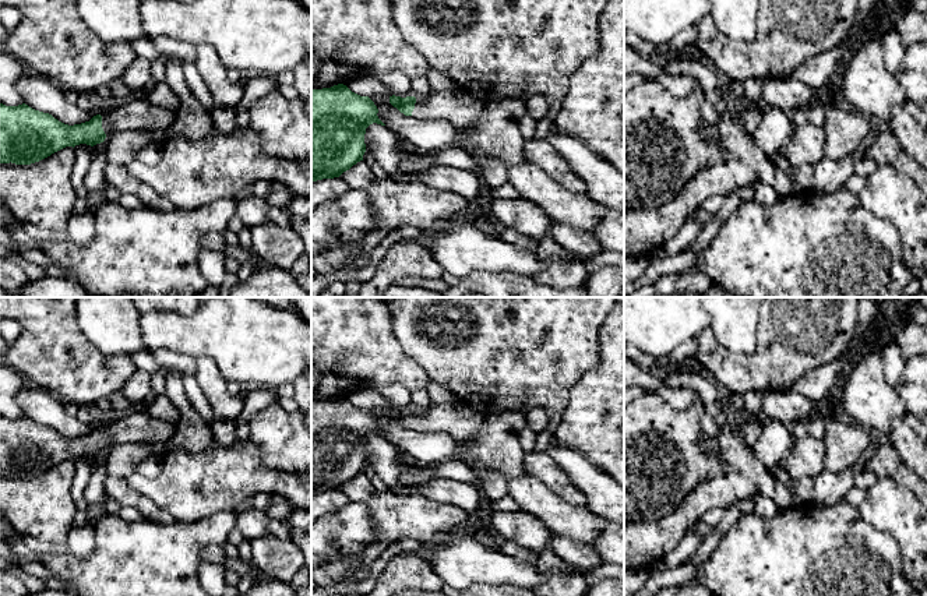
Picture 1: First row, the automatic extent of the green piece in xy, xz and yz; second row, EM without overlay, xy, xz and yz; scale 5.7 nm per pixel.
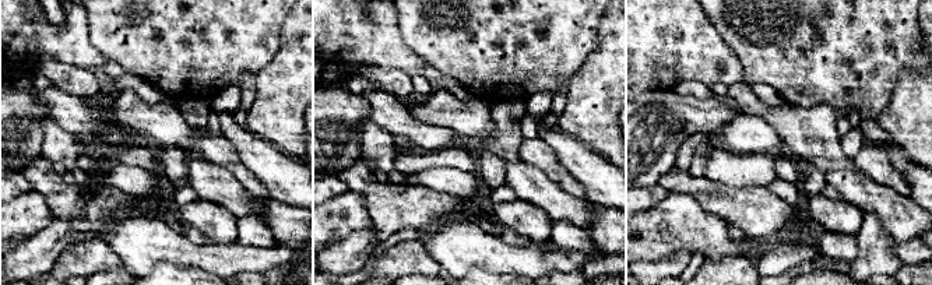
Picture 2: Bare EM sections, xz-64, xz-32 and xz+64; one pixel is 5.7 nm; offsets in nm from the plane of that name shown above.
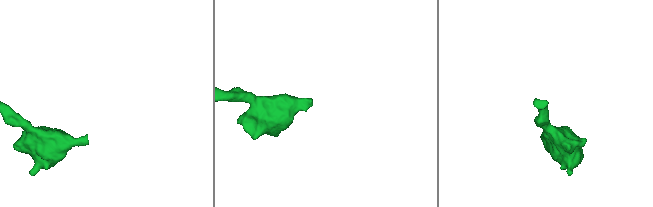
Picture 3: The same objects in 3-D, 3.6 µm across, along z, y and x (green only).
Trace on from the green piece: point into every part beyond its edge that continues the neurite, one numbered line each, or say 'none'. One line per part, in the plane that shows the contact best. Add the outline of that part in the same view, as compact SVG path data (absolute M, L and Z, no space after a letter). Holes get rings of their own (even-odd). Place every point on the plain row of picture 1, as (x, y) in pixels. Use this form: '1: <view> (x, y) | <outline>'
1: xy (134, 425) | M141 406L130 408L101 427L102 441L106 449L113 444L165 442L173 435L176 424L149 416Z

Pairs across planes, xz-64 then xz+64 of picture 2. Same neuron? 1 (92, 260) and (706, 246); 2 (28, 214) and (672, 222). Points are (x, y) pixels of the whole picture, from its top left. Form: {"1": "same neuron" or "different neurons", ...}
{"1": "different neurons", "2": "same neuron"}

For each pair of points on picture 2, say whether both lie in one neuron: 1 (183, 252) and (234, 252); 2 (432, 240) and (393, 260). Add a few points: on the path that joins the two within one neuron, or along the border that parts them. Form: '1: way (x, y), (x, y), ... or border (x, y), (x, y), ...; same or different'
1: way (196, 254), (221, 254); same
2: border (419, 239), (431, 257), (443, 270); different

